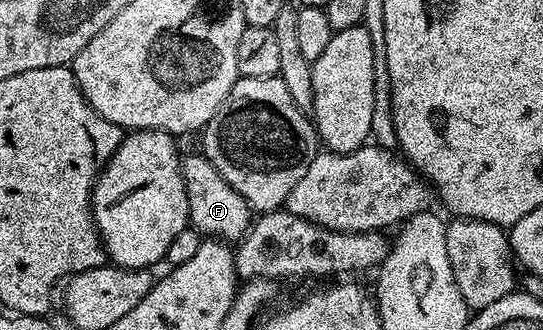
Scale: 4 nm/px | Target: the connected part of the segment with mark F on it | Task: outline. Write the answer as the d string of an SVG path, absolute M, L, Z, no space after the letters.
M197 151L190 157L182 156L181 174L183 187L187 191L190 226L199 230L205 239L216 239L226 243L240 241L255 220L254 210L249 208L243 195L239 195L239 191L235 191L235 187L231 187L231 183L227 183L227 179L223 179L219 171L215 171L213 164L205 158L204 152Z

